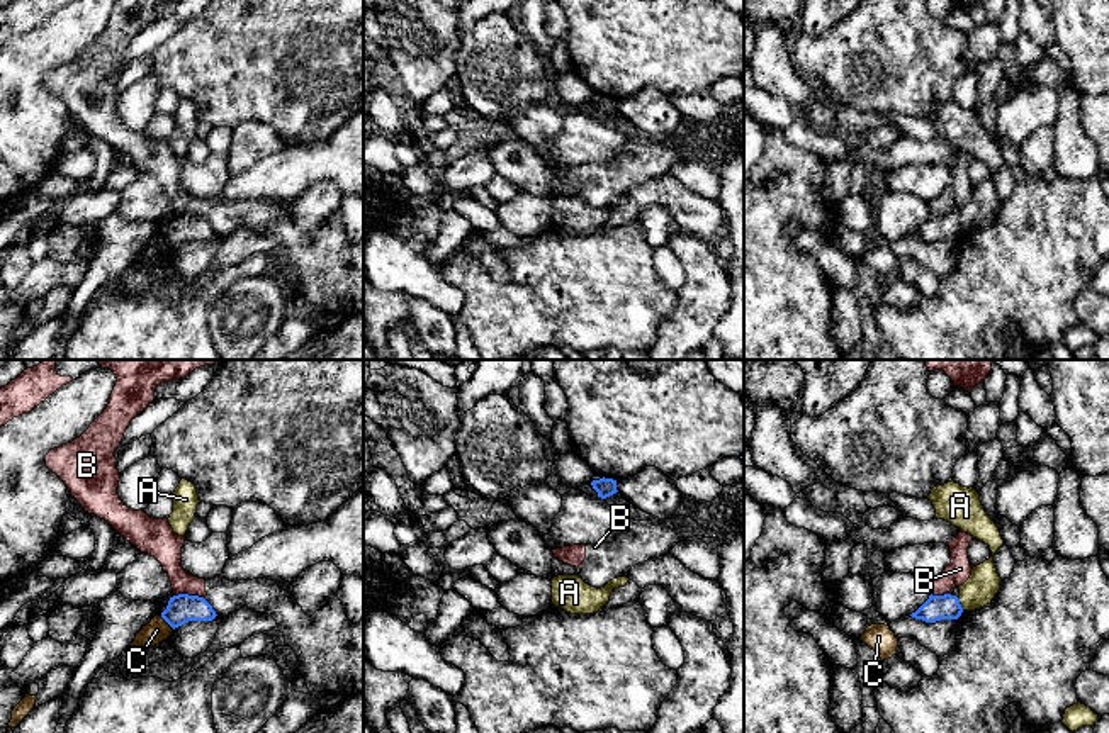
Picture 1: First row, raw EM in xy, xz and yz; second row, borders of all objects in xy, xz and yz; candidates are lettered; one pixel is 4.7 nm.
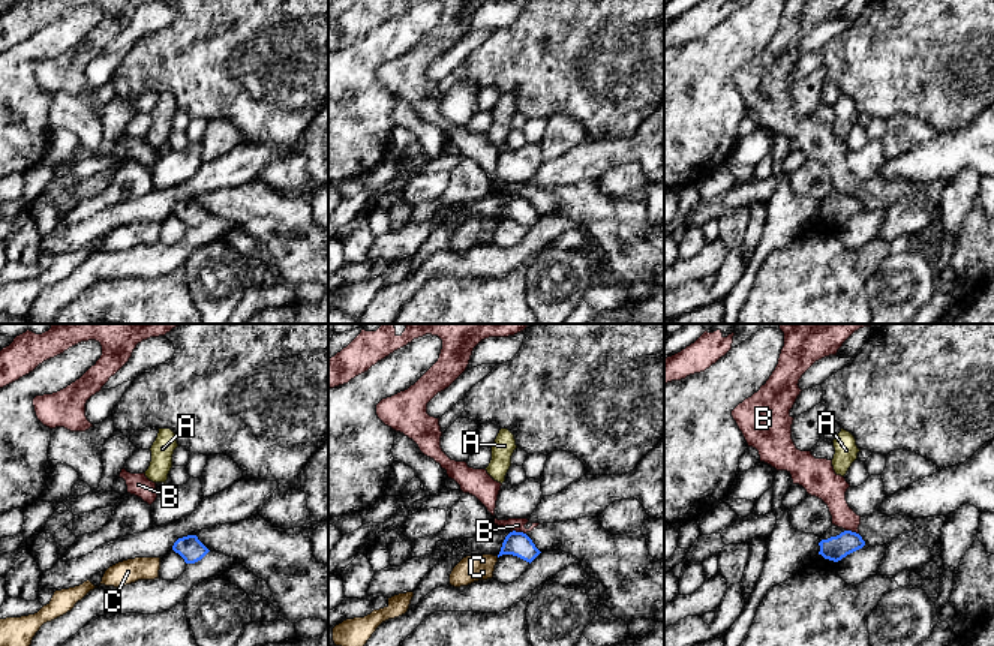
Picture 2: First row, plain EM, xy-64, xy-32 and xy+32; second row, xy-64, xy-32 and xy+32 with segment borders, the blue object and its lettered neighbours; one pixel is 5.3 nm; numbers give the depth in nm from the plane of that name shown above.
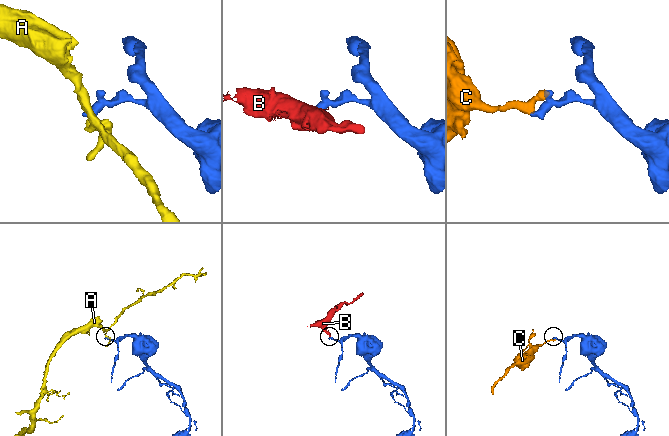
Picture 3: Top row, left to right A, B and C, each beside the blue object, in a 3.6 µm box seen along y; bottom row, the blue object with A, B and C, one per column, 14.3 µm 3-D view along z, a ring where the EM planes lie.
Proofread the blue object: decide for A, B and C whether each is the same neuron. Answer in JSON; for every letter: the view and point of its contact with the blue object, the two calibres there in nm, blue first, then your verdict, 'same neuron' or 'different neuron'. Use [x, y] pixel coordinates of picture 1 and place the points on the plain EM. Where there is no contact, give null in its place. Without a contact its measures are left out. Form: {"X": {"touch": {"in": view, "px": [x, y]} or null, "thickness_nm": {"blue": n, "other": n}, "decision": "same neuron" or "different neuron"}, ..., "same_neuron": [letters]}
{"A": {"touch": {"in": "yz", "px": [960, 224]}, "thickness_nm": {"blue": 120, "other": 150}, "decision": "different neuron"}, "B": {"touch": {"in": "xy", "px": [191, 216]}, "thickness_nm": {"blue": 140, "other": 140}, "decision": "different neuron"}, "C": {"touch": {"in": "xy", "px": [167, 241]}, "thickness_nm": {"blue": 140, "other": 110}, "decision": "different neuron"}, "same_neuron": []}

